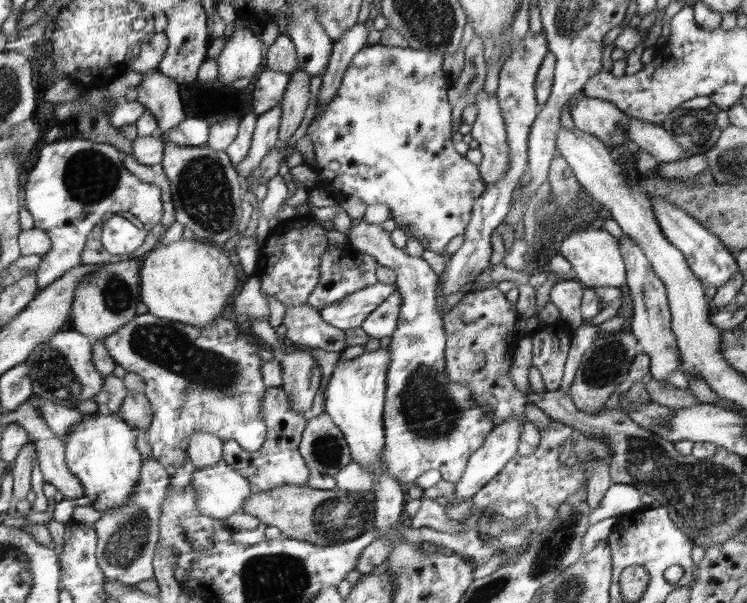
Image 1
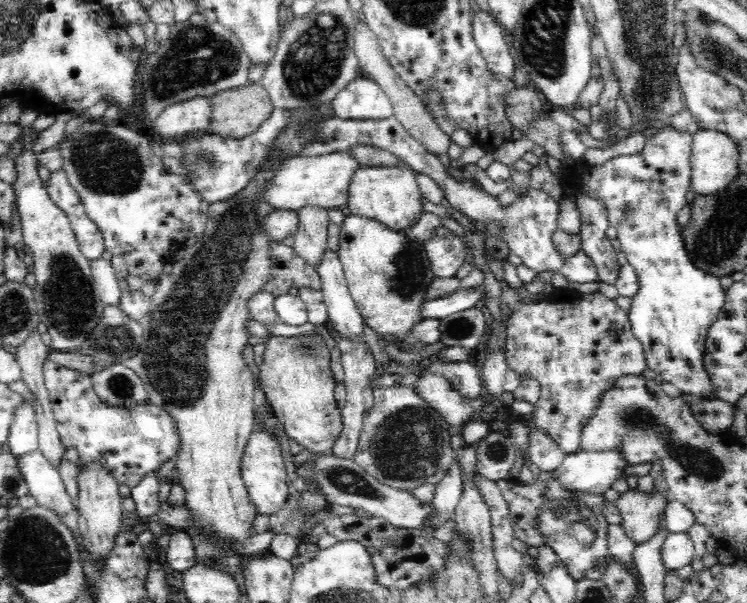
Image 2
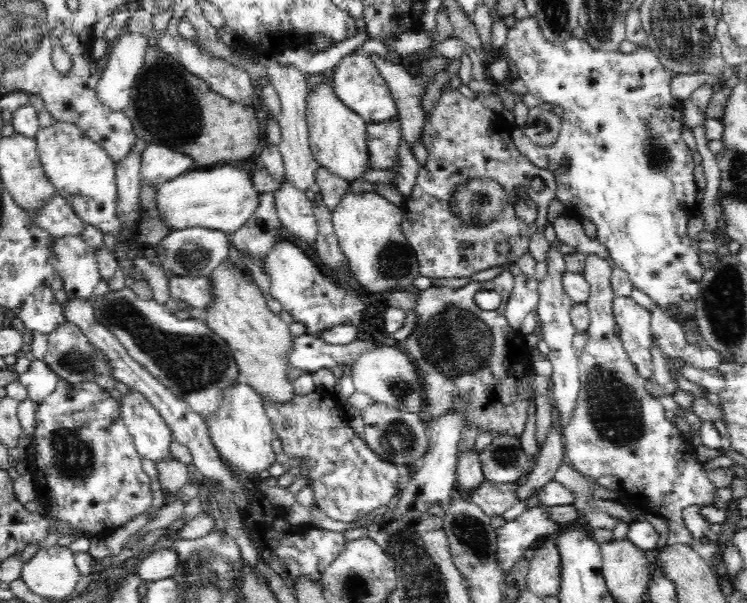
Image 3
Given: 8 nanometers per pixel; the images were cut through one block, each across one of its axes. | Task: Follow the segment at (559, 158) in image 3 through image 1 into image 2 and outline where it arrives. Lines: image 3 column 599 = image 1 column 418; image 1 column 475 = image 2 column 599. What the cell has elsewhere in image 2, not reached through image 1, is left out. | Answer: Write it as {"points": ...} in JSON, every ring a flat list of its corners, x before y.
{"points":[[671,124,661,125,661,131,651,137,646,138,646,142,642,152,638,154,632,154,629,156,616,156,612,160,606,160,604,164,575,164,572,168,566,168,564,174,562,175,563,180,567,180,566,184,563,186,571,186,576,191,585,192,587,196,593,196,604,208,604,212,607,215,607,222,609,226,614,226,617,230,617,239,621,245,620,251,624,252,627,256,628,263,633,266,633,270,637,274,637,282,639,283,639,291,632,296,631,307,628,310,629,322,633,330,635,337,642,343,644,354,645,354,645,364,650,370,654,370,658,374,658,379,661,382,670,382,674,384,678,390,681,390,682,394,692,394,696,398,705,399,712,390,712,383,709,382,709,376,704,370,704,355,707,351,705,340,710,330,712,324,716,322,719,318,720,310,722,310,726,296,727,290,724,290,720,285,720,277,712,275,712,273,704,271,704,269,698,268,692,258,688,256,688,249,686,244,684,244,684,239,682,236,682,227,678,225,676,221,676,214,680,212,680,209,687,204,686,202,686,192,690,190,691,184,691,166,690,158,692,155,692,142,693,135,688,132,680,131,671,126]]}

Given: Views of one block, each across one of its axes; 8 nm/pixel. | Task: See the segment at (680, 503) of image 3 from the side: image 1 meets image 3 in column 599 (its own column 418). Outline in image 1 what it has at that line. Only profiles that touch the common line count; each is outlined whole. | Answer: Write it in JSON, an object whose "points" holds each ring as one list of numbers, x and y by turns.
{"points":[[364,217,360,218,358,222,352,221,350,230,348,230,347,239,351,245,358,251,374,257,374,260,378,265,382,265,391,268,396,272,395,288,401,293,401,300,403,306,400,308,398,330,387,339,388,349,390,349,390,364,388,364,388,377,387,377,387,394,386,394,386,407,384,408,384,432,386,432,386,440,384,442,384,451,382,452,382,461,384,461,384,471,392,477,396,477,398,481,402,481,405,486,416,485,416,480,424,480,424,476,428,476,428,470,440,470,441,478,450,481,450,483,456,484,458,480,463,478,463,472,467,470,468,459,471,455,479,450,480,447,486,442,486,438,491,434,494,424,492,420,484,414,484,410,476,404,474,396,471,396,470,388,464,386,464,384,458,384,458,382,452,382,448,378,447,374,447,361,444,360,444,351,447,350,447,333,444,332,443,316,438,314,436,310,436,288,439,282,439,276,428,265,428,262,420,256,410,256,406,253,405,249,397,248,394,242,390,239,390,232,385,230,381,224,369,224,364,220]]}

